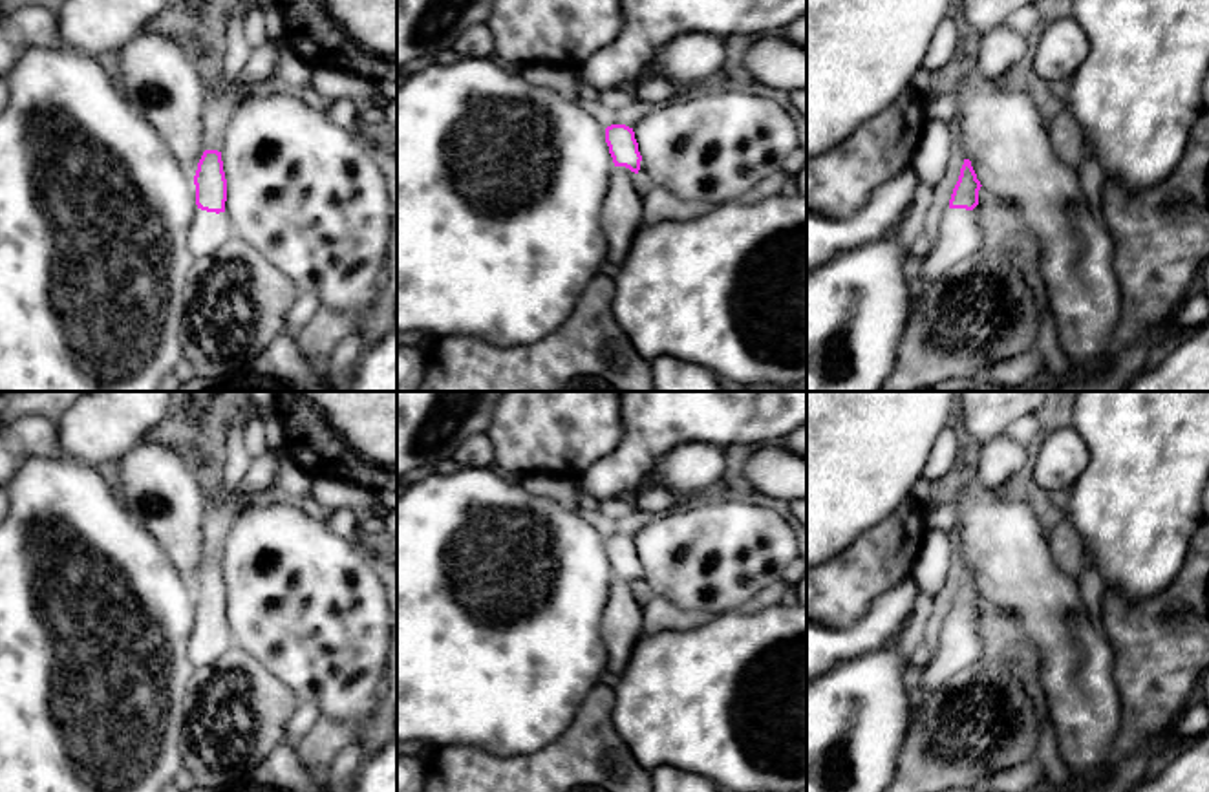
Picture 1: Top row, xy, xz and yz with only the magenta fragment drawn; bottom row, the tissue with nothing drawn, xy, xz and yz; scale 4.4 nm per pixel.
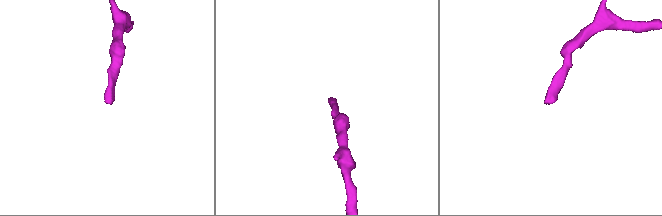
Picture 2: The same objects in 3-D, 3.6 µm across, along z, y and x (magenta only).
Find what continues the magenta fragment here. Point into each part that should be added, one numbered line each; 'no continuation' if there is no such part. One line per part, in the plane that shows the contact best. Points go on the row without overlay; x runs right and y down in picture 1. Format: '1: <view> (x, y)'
1: xy (209, 641)

